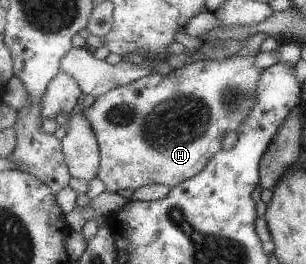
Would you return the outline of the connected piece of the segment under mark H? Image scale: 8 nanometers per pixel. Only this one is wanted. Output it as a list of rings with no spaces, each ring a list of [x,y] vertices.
[[[232,56],[225,60],[191,63],[172,69],[169,74],[153,73],[131,84],[114,88],[98,96],[93,106],[85,109],[85,118],[91,124],[102,154],[98,178],[109,192],[125,188],[133,190],[147,184],[164,184],[171,189],[181,182],[201,174],[205,166],[221,152],[221,140],[228,132],[239,132],[257,100],[257,86],[265,69],[255,66],[256,56]]]

